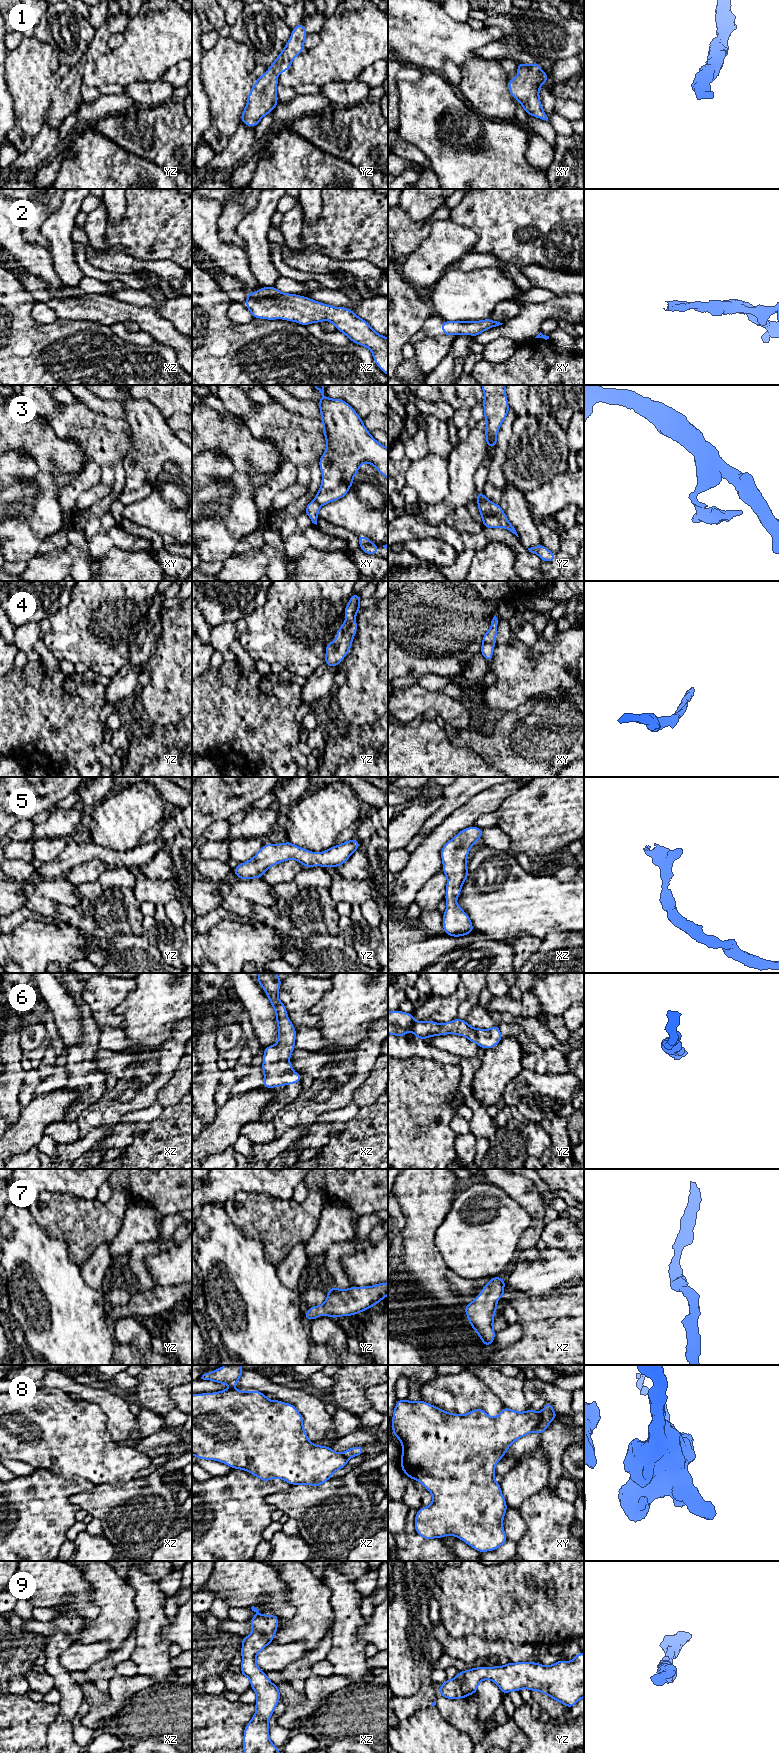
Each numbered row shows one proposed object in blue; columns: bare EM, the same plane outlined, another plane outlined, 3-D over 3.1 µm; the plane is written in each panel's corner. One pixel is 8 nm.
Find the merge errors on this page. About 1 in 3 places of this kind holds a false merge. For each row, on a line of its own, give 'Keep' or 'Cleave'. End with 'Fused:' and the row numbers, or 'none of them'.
1: Keep
2: Keep
3: Cleave
4: Keep
5: Keep
6: Keep
7: Keep
8: Cleave
9: Keep
Fused: 3, 8

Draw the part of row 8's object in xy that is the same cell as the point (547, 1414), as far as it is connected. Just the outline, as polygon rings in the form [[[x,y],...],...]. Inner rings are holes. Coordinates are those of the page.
[[[546,1402],[543,1410],[540,1412],[540,1415],[541,1421],[533,1430],[539,1435],[547,1429],[553,1419],[559,1418],[559,1416],[554,1412],[553,1405],[550,1402]]]

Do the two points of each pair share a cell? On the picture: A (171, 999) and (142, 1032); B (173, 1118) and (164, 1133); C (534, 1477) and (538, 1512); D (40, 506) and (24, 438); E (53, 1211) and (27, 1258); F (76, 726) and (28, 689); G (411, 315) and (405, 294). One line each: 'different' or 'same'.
A: same
B: same
C: different
D: same
E: different
F: same
G: same

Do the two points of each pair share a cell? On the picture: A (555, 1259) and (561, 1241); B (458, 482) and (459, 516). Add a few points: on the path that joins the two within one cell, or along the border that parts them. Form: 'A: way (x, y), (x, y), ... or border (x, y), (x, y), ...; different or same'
A: border (547, 1247), (573, 1251); different
B: border (456, 505), (464, 506); different

